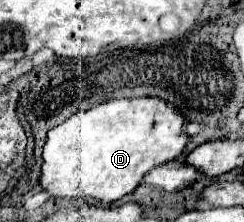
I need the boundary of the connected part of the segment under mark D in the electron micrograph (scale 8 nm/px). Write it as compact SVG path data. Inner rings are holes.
M156 97L106 101L88 111L78 111L48 133L40 187L52 197L114 203L132 193L150 169L182 153L188 143L184 127L184 117Z

